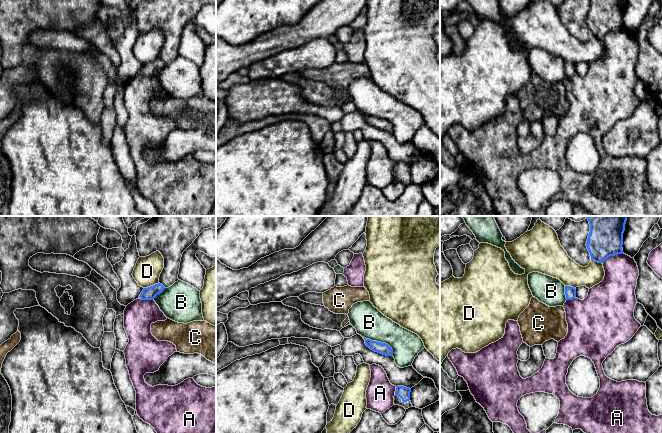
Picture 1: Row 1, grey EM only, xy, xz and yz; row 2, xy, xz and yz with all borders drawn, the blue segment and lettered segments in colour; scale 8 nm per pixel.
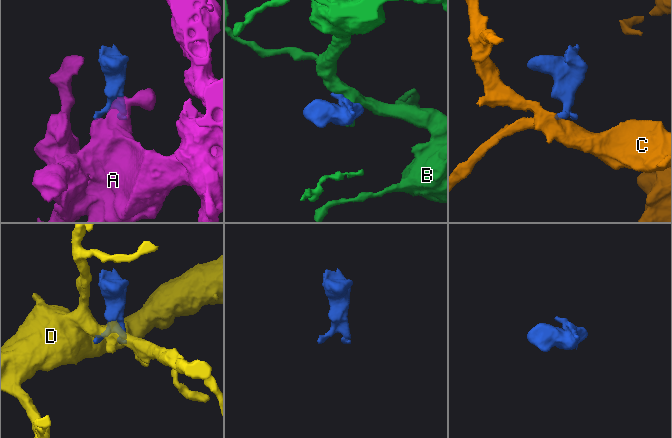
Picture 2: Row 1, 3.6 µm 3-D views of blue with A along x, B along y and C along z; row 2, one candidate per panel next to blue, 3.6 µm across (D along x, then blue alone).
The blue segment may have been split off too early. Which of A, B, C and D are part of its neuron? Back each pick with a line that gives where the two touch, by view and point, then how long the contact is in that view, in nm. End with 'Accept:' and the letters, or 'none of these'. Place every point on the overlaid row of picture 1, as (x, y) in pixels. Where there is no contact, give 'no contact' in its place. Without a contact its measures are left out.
C: xy (140, 297) | 30 nm
Accept: C

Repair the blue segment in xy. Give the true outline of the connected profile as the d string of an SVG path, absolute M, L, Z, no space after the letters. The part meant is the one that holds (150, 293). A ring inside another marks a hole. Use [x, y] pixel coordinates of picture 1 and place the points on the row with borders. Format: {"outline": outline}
{"outline": "M158 283L148 288L144 288L140 294L142 300L153 300L158 294L164 291L165 287Z"}

